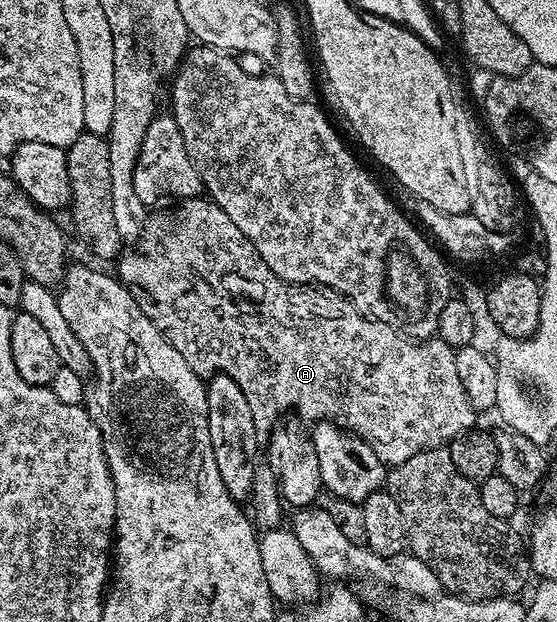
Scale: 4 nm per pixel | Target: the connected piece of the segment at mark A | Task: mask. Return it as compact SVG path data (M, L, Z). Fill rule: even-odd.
M210 198L184 199L172 212L152 211L147 218L147 224L143 228L143 235L138 241L139 252L124 251L118 257L119 272L118 279L122 280L128 288L134 290L141 297L139 305L144 314L157 326L157 330L189 362L189 366L201 378L210 378L216 374L222 374L233 378L237 386L241 386L241 394L249 401L249 410L253 410L253 422L257 426L260 437L270 437L271 429L275 427L282 412L290 408L296 408L298 419L303 422L318 422L329 420L333 424L346 428L348 432L364 440L369 446L373 446L373 454L381 458L381 462L388 466L394 466L413 458L413 454L426 452L429 448L441 448L450 445L455 437L462 432L470 432L476 427L475 419L477 413L474 406L465 396L465 386L461 386L461 377L457 375L457 362L455 361L456 349L447 345L444 340L432 338L426 342L420 342L410 336L398 332L393 326L389 326L380 320L373 320L358 312L351 301L318 286L304 286L301 284L289 284L282 280L257 254L253 242L237 230L237 222L221 210L214 200Z

